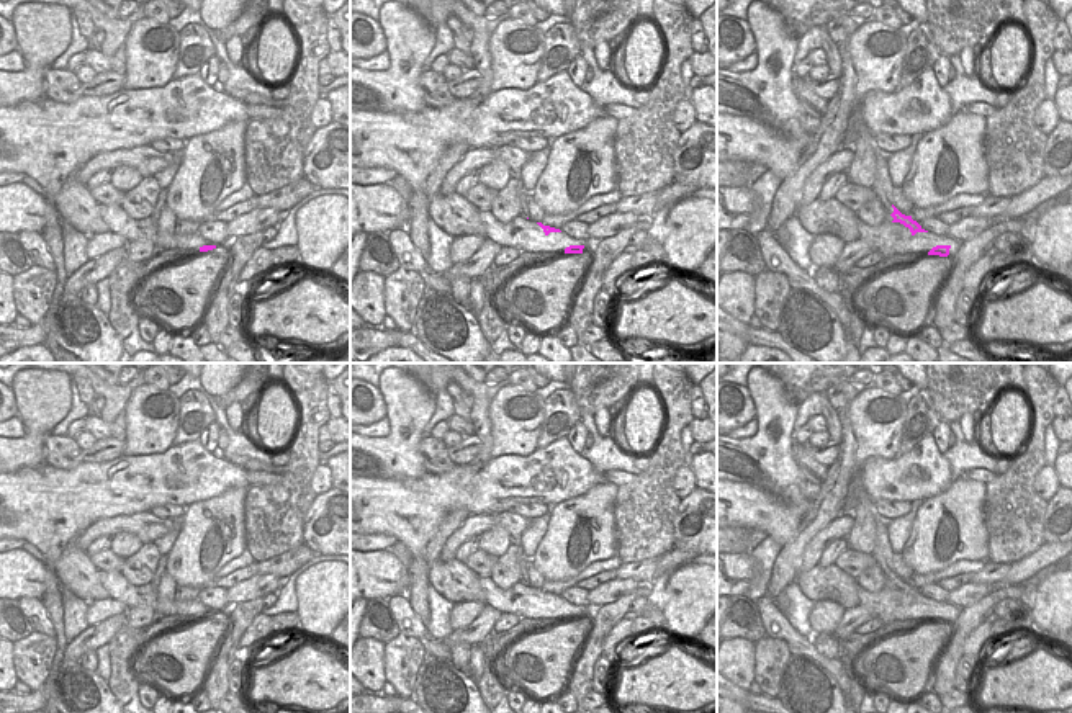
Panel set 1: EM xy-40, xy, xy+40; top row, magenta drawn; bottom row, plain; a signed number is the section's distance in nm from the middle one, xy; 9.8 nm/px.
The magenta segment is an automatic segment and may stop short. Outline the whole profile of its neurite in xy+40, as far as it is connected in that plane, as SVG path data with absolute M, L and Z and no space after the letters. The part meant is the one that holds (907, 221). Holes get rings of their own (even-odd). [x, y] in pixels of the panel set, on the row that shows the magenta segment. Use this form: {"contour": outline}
{"contour": "M871 147L871 150L874 152L874 168L876 168L876 180L871 188L876 193L876 196L881 200L881 203L884 204L884 209L894 217L892 222L903 224L905 227L910 229L912 235L915 235L917 232L928 232L917 221L913 221L912 216L902 214L892 204L890 193L892 193L894 185L889 175L889 164L884 157L879 155L879 152L874 147Z"}

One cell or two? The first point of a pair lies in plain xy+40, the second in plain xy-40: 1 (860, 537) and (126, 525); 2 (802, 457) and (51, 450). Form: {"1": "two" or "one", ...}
{"1": "two", "2": "one"}

